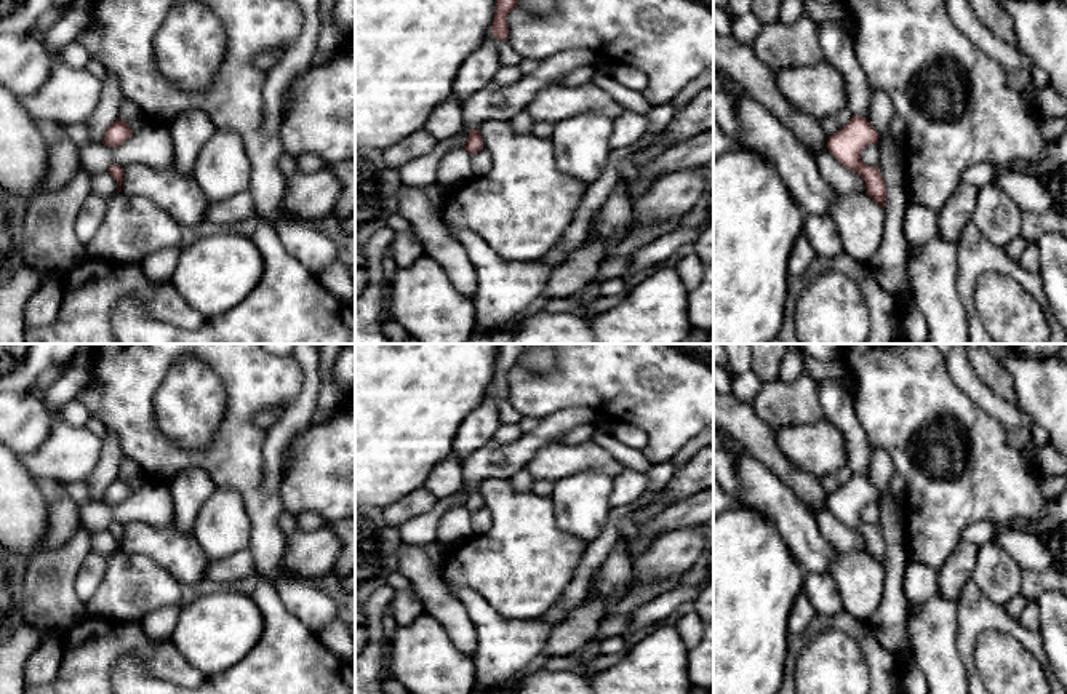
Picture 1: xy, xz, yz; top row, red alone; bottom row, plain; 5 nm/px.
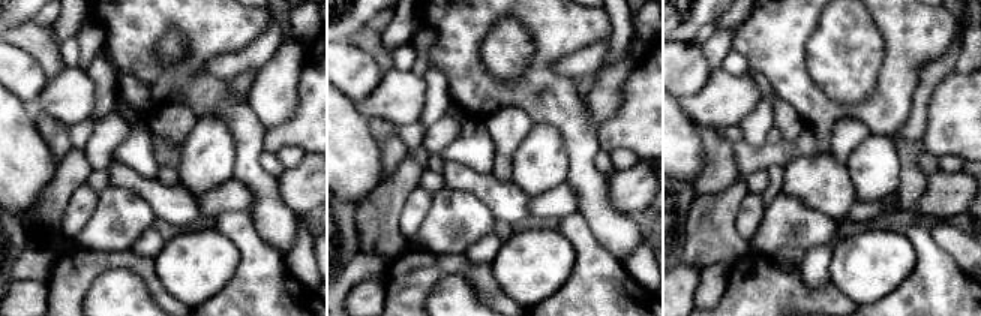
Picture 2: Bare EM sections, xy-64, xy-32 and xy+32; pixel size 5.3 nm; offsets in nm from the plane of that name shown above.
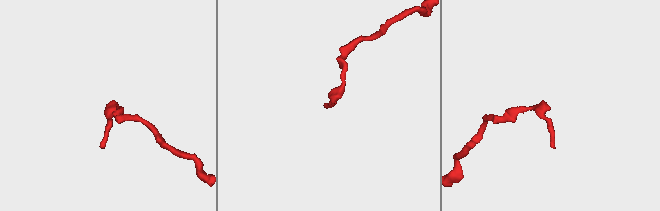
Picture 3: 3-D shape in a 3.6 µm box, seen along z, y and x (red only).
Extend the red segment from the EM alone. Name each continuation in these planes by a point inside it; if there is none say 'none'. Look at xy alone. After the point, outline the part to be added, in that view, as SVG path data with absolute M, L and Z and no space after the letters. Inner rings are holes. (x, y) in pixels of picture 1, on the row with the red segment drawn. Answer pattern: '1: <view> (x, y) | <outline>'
none

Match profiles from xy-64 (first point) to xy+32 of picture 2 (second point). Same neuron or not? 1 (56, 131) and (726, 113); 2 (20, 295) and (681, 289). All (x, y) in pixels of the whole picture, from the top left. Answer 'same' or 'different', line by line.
1: different
2: different

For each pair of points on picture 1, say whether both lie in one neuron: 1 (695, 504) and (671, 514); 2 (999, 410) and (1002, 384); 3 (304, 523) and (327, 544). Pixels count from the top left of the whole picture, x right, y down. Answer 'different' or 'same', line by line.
1: same
2: different
3: different

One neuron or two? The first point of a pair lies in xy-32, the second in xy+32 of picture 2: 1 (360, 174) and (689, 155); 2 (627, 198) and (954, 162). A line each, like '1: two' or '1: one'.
1: one
2: two

